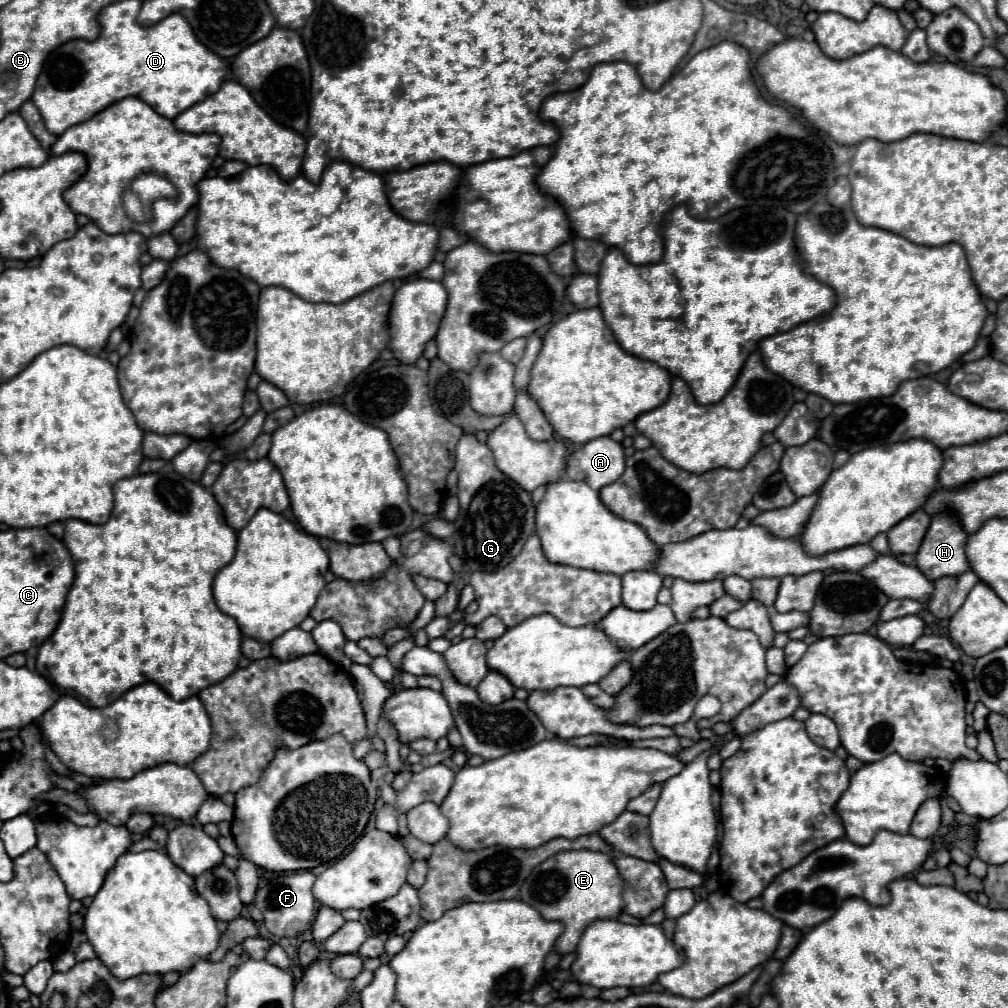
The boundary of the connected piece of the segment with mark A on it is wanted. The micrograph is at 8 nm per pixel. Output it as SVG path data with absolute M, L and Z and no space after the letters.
M599 437L599 439L585 443L581 449L577 449L575 453L569 455L565 477L573 479L573 481L585 481L591 489L599 491L601 487L617 481L621 477L623 469L625 469L625 453L623 453L621 443L615 443L611 437Z

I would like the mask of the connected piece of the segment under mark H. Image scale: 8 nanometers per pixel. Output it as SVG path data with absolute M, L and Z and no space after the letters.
M941 513L931 517L929 531L917 551L917 569L929 577L929 581L941 579L945 575L959 577L969 571L965 557L965 539L967 533L959 525L959 519L953 513Z

